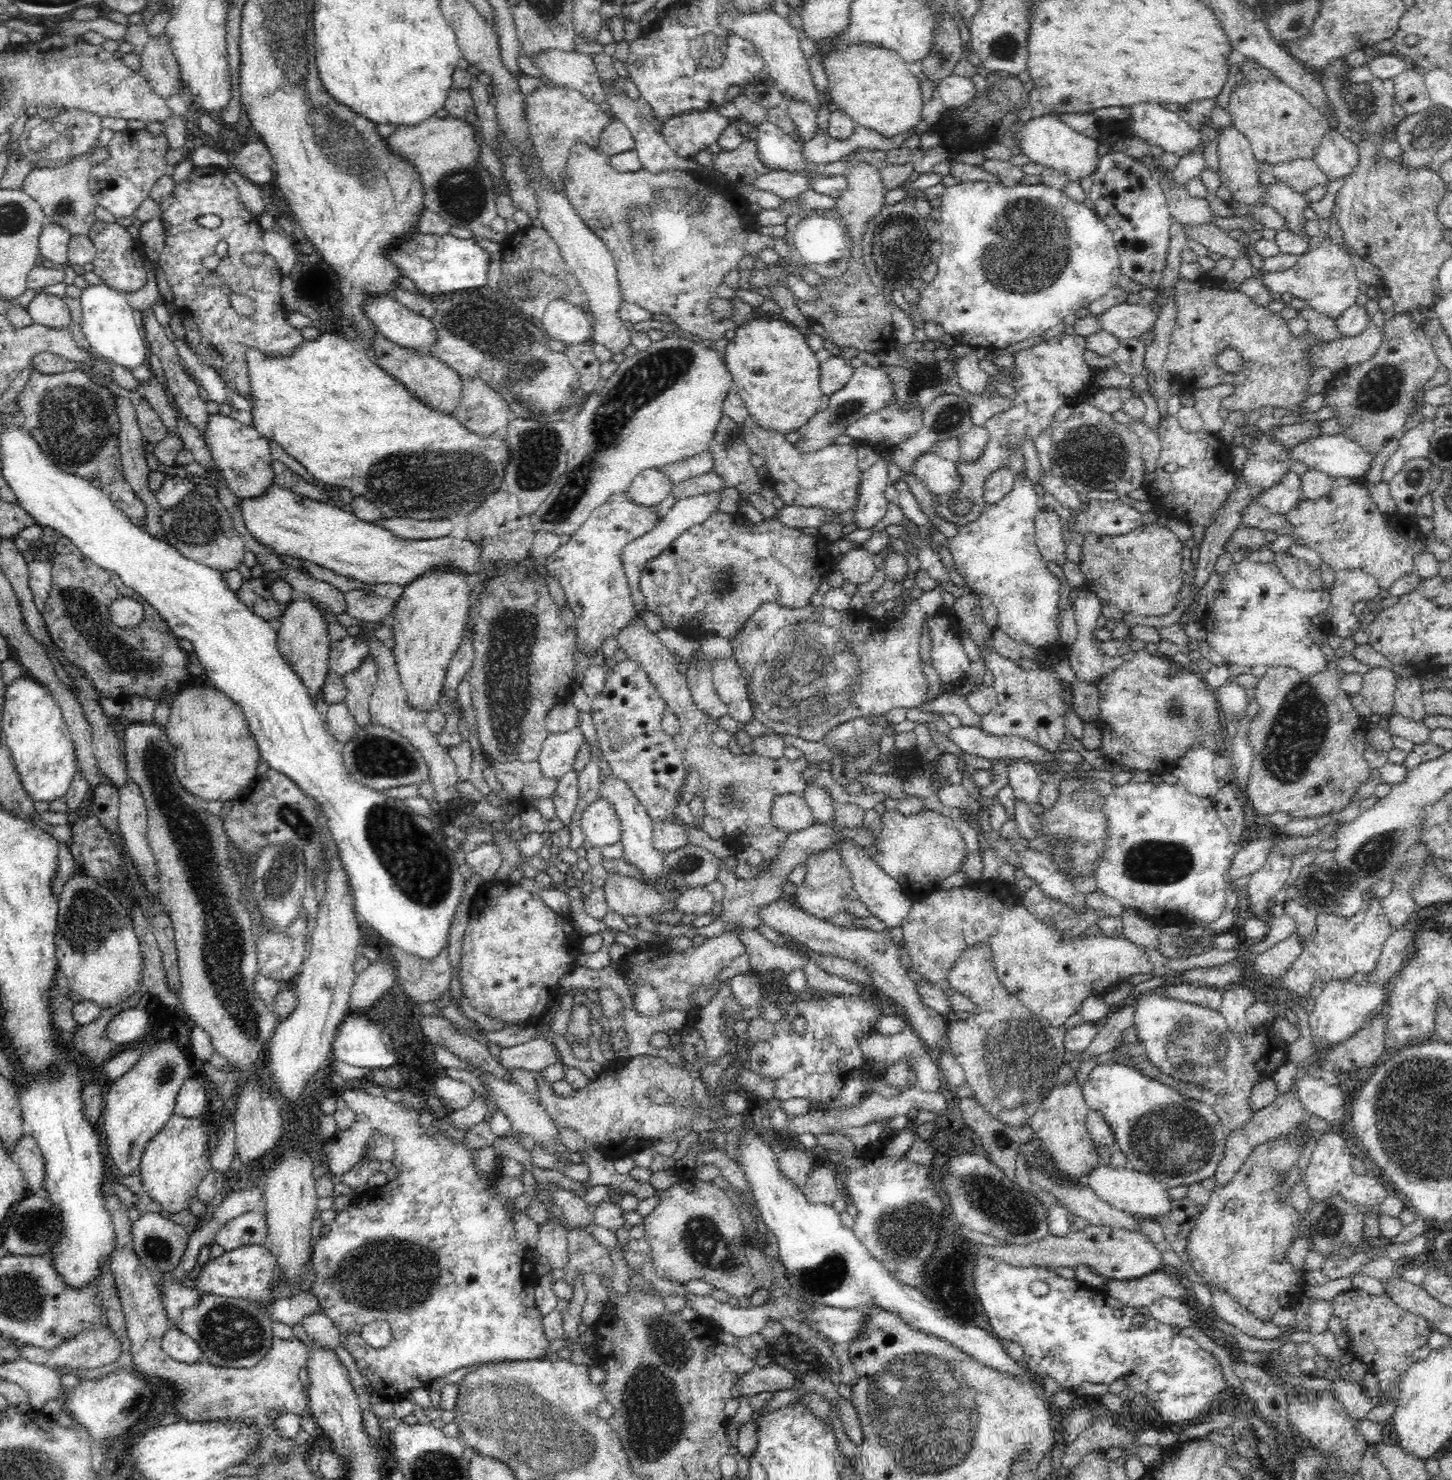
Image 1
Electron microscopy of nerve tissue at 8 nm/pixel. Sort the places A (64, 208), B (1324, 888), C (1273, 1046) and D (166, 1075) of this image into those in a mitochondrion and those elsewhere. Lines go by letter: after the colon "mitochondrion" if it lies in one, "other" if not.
A: mitochondrion
B: mitochondrion
C: other
D: mitochondrion

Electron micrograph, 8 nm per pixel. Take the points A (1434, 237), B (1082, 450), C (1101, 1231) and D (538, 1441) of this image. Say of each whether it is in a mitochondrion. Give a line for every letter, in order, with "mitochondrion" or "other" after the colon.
A: other
B: mitochondrion
C: other
D: mitochondrion

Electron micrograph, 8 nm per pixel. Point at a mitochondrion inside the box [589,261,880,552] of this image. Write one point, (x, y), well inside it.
(846, 410)

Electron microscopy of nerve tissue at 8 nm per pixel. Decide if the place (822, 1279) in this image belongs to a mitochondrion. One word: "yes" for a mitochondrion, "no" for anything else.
yes

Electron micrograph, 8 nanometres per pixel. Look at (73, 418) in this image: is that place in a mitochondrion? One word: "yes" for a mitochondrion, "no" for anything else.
yes

